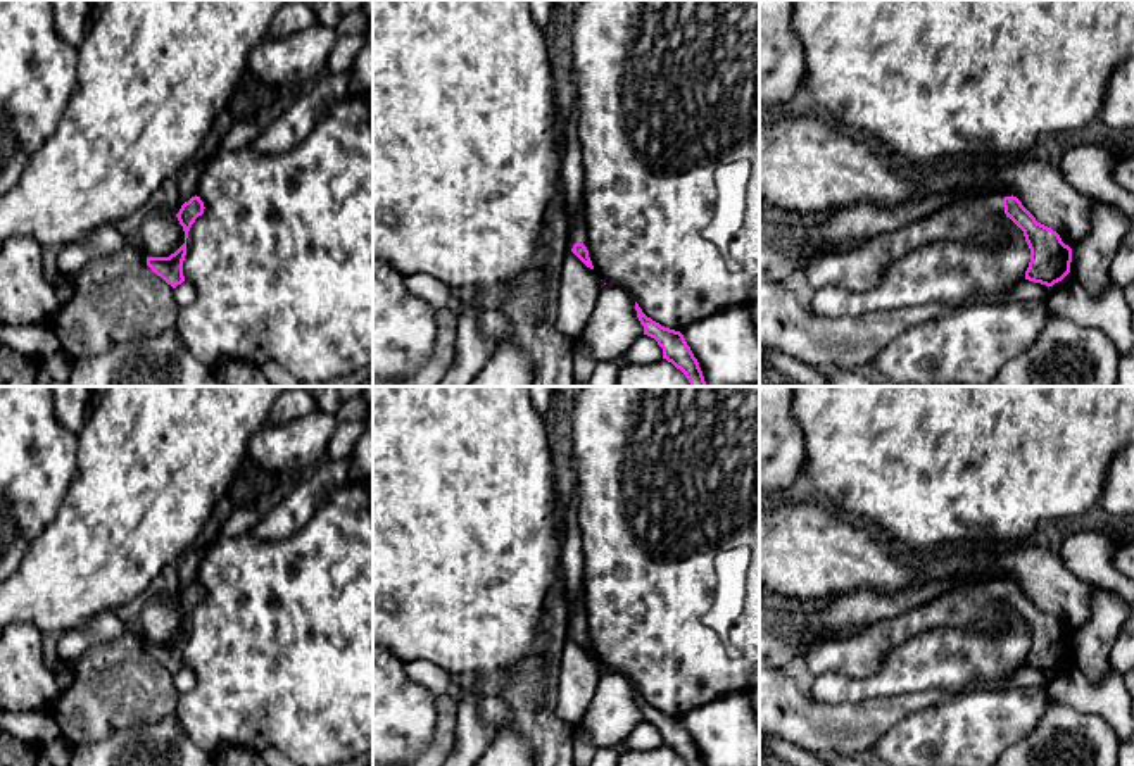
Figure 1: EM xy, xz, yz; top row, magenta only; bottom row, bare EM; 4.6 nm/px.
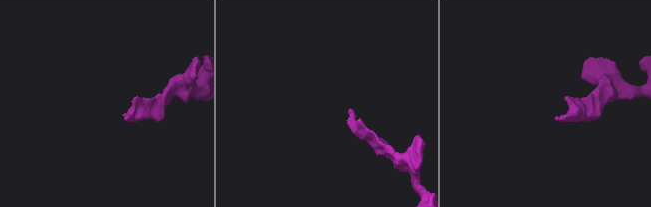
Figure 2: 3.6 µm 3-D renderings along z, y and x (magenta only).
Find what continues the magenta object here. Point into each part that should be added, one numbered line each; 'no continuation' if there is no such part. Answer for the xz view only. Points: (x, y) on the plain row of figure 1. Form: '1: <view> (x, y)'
1: xz (577, 618)

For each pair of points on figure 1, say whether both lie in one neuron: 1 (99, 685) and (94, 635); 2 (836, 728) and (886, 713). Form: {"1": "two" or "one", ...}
{"1": "two", "2": "one"}

